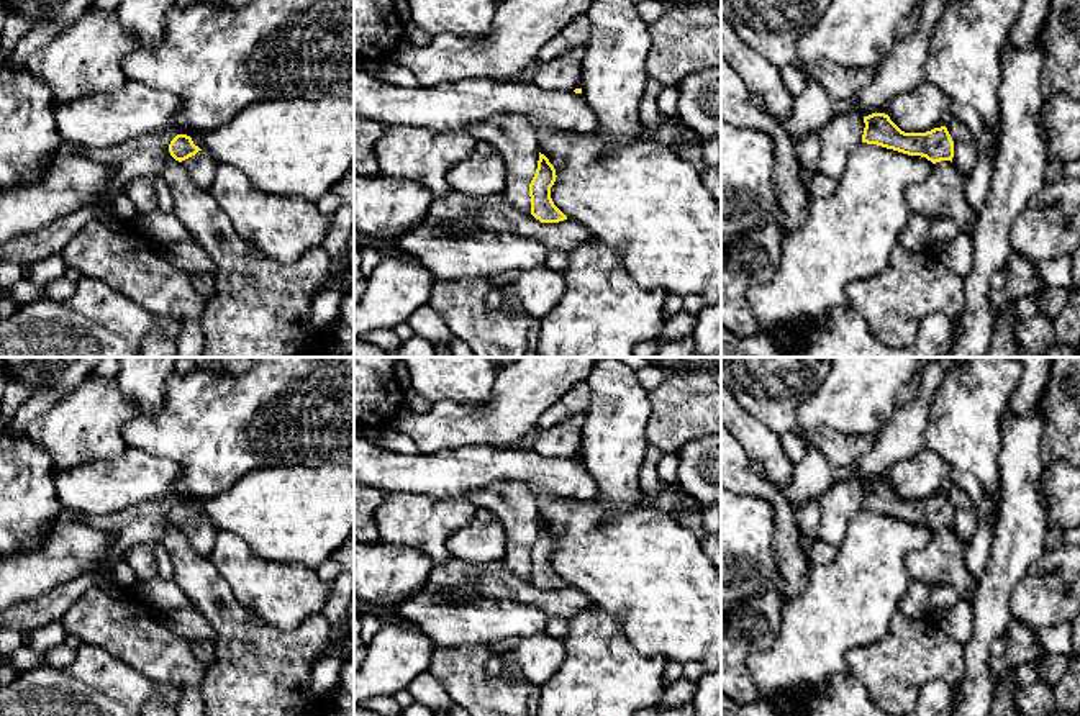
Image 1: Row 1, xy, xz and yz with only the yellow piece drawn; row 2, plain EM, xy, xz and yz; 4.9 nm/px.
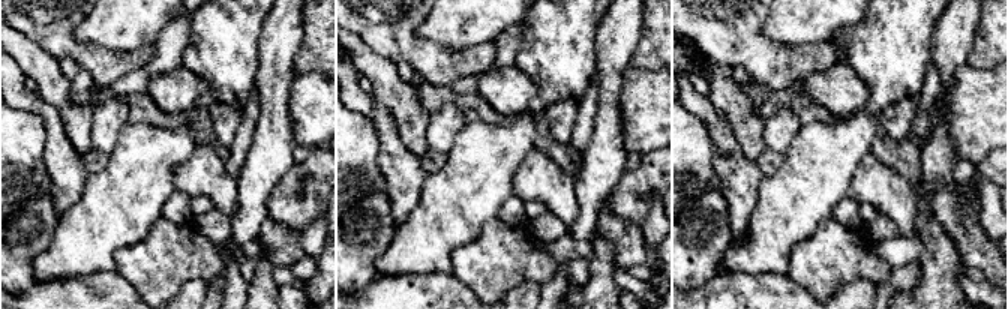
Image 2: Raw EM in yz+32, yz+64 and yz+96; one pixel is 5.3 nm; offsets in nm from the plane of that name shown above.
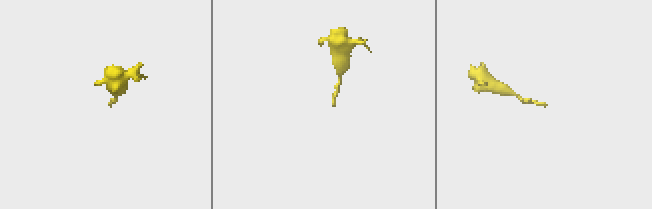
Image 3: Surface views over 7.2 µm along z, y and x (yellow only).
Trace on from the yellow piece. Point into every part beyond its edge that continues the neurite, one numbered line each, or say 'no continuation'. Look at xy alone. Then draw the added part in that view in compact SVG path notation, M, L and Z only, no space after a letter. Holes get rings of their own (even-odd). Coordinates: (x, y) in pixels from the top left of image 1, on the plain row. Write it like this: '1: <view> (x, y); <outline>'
1: xy (202, 534); M198 518L180 531L198 554L205 557L211 554L216 541L216 529L210 521Z

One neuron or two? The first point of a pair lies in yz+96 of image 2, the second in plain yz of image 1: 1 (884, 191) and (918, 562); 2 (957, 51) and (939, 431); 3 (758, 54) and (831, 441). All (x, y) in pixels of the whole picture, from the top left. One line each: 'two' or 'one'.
1: one
2: two
3: one

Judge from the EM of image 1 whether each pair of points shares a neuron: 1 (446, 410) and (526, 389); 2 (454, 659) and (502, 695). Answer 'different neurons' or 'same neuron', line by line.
1: same neuron
2: same neuron

